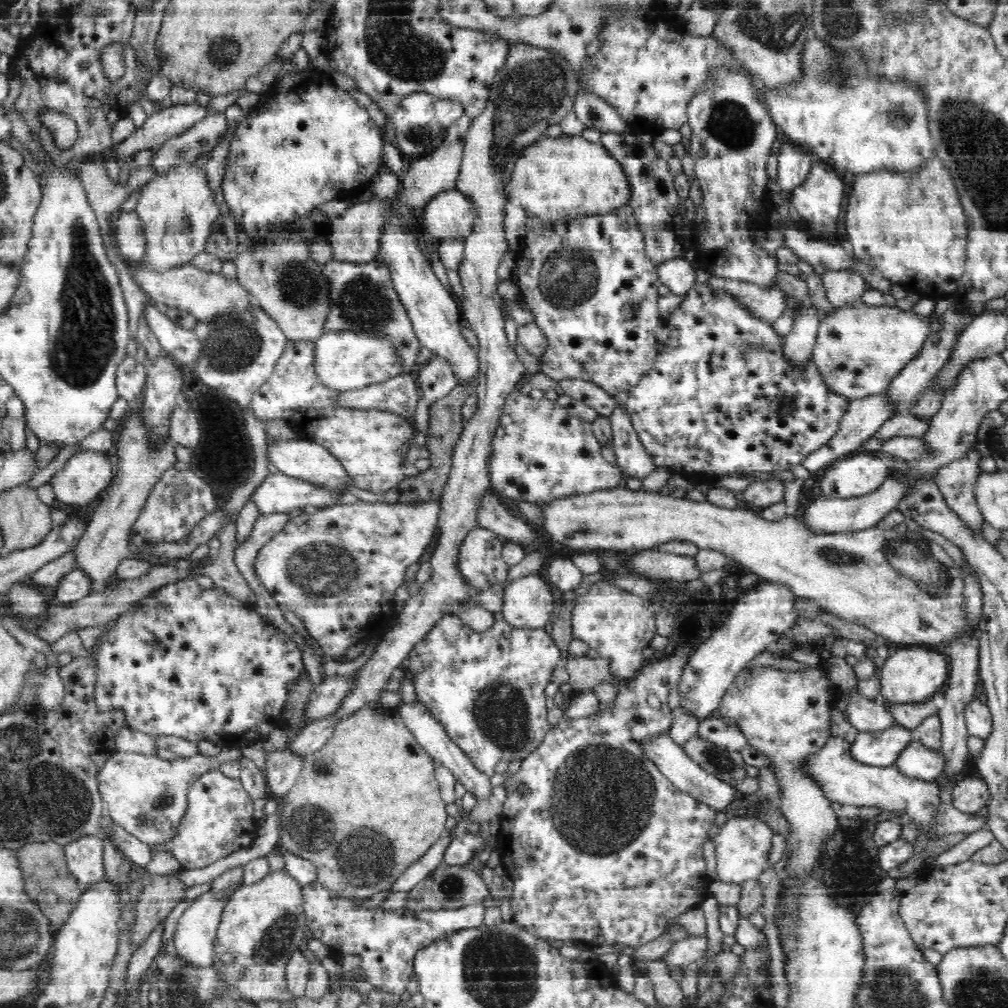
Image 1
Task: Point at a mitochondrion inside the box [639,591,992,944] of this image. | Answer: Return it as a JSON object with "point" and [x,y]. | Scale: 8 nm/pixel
{"point":[722,761]}

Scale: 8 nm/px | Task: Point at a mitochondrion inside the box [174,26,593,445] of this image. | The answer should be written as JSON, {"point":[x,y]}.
{"point":[533,90]}

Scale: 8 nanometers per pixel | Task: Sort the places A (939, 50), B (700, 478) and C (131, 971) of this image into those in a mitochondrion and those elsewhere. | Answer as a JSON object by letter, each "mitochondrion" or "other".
{"A":"other","B":"other","C":"other"}

